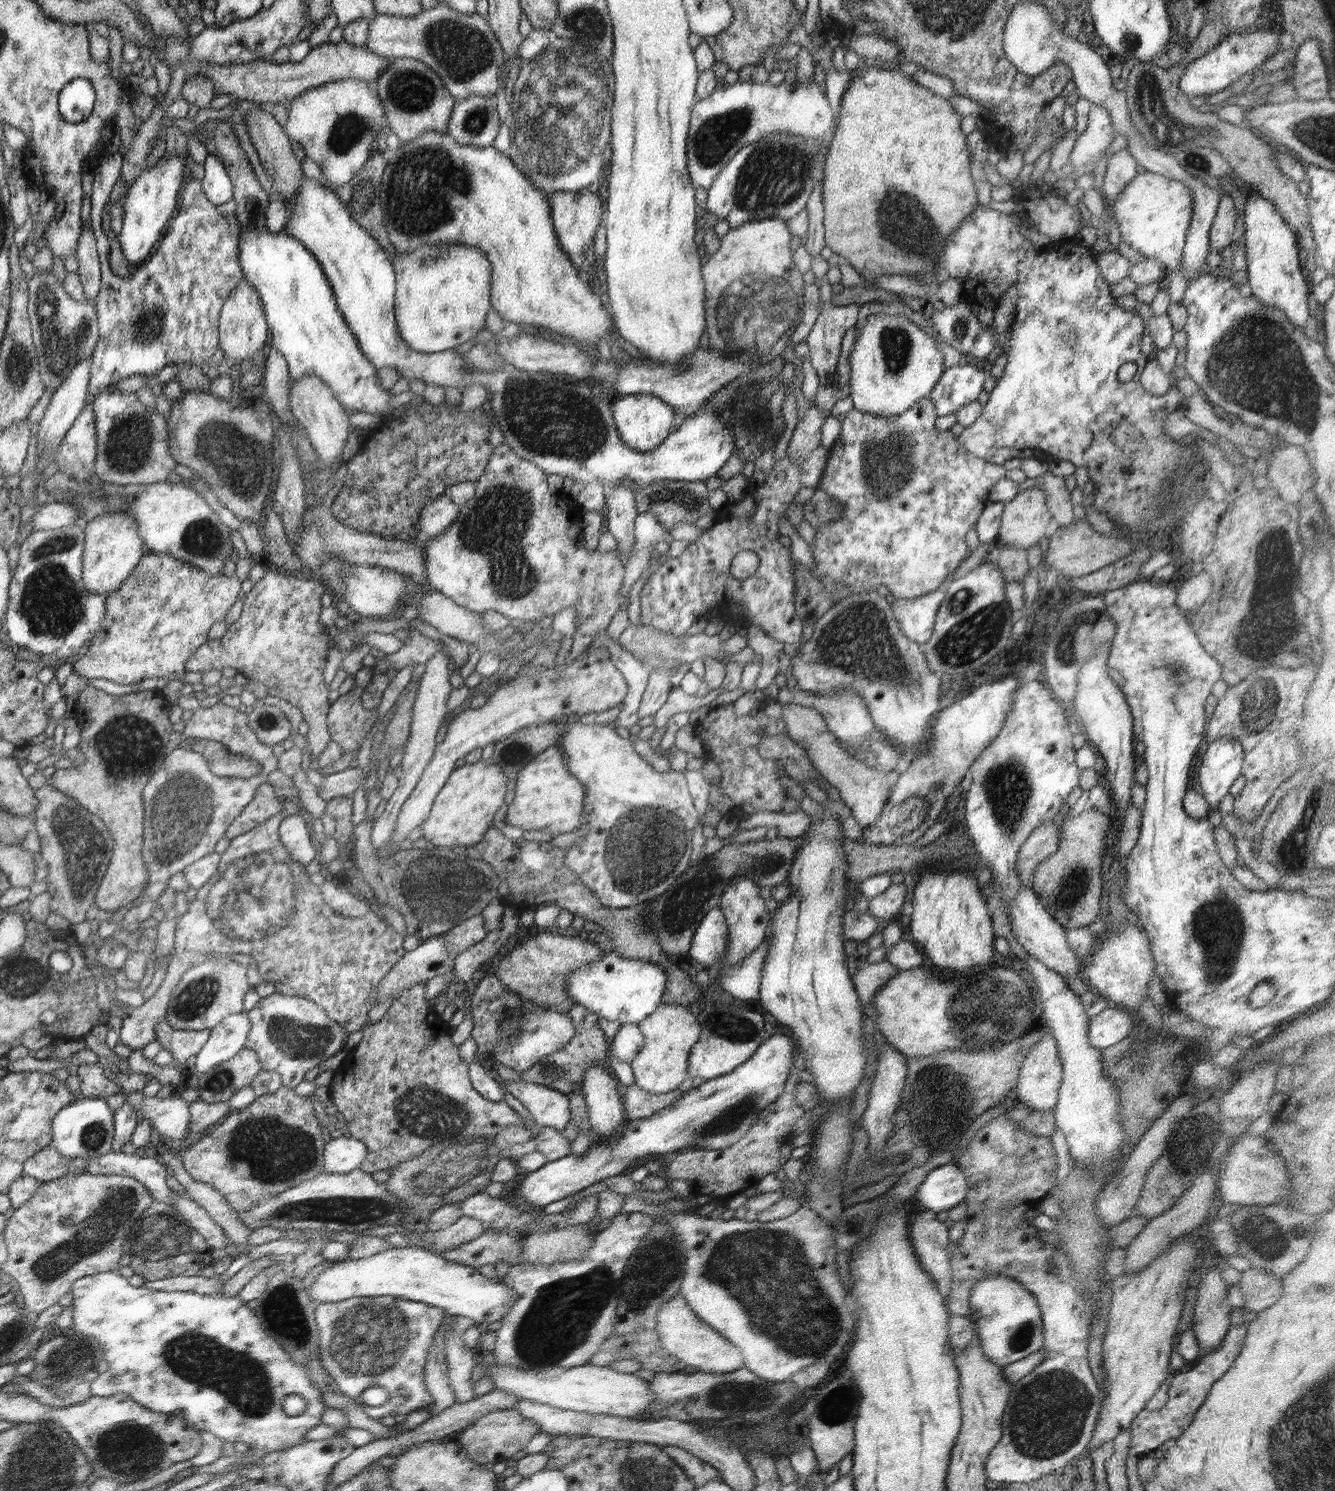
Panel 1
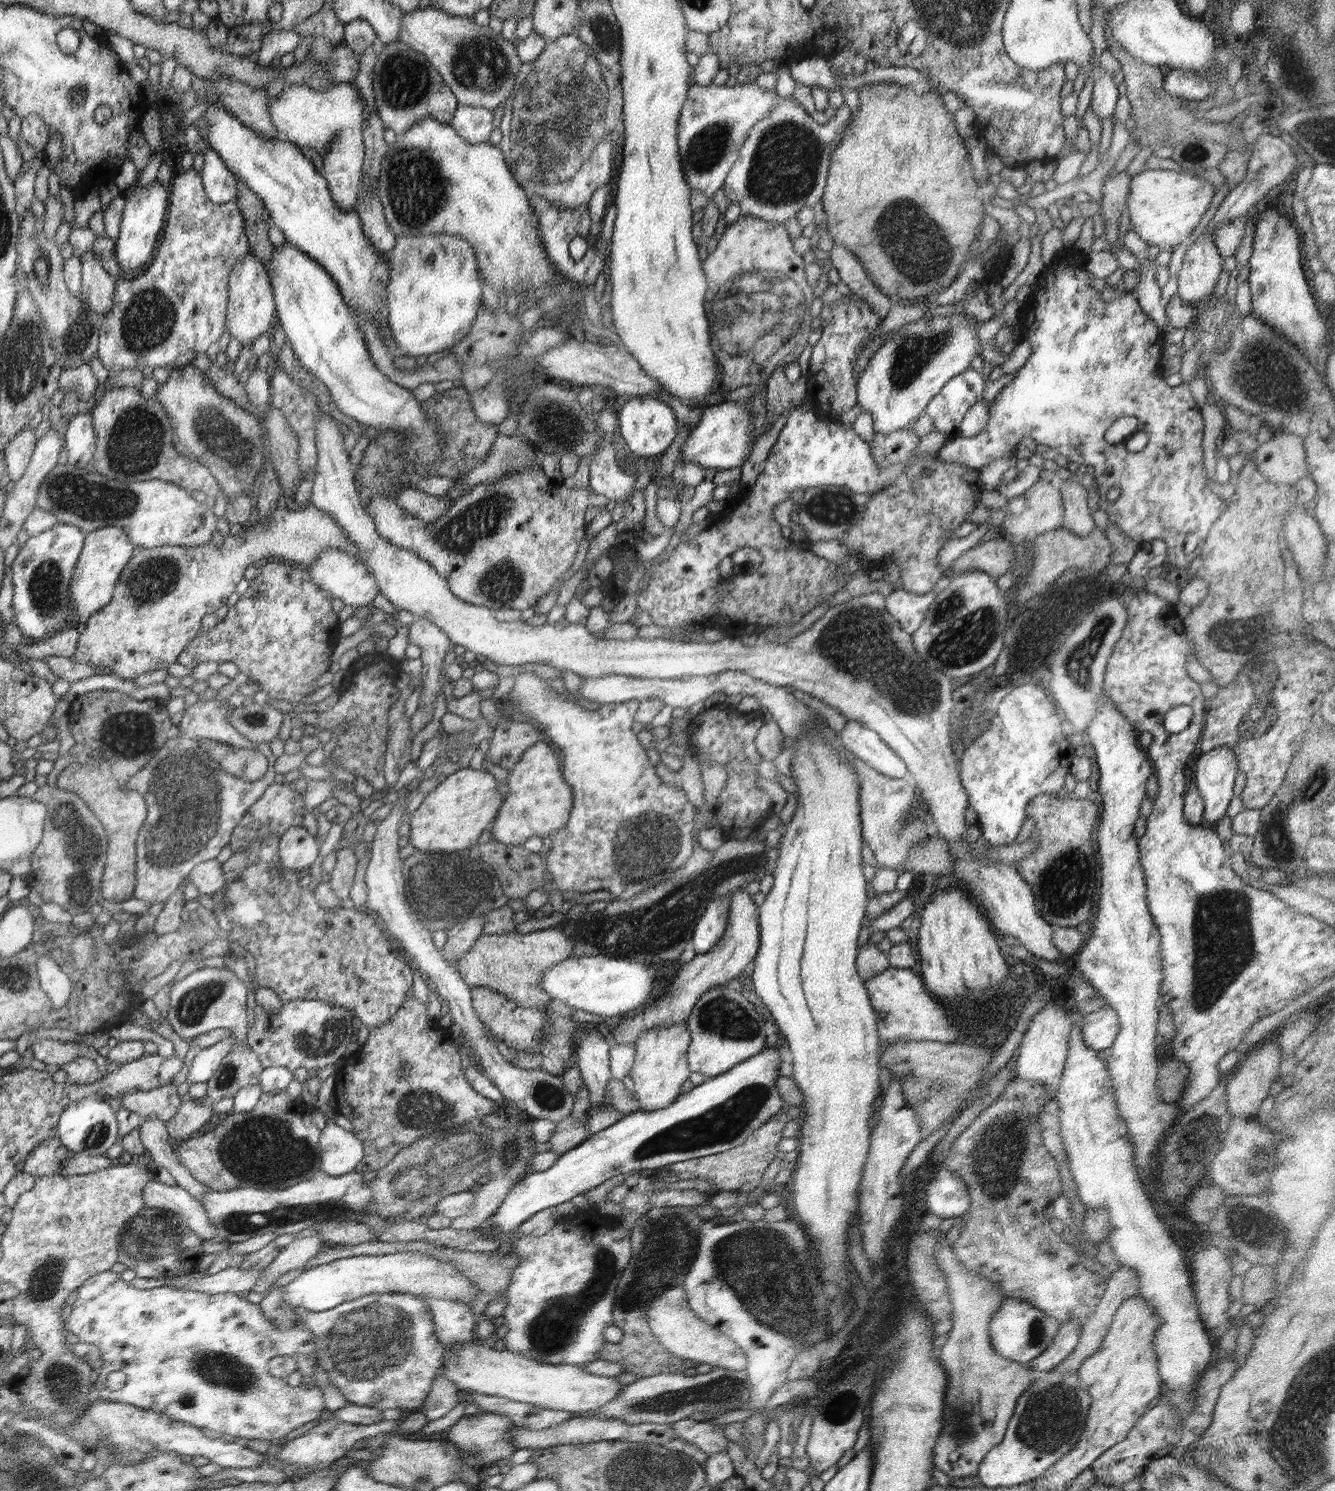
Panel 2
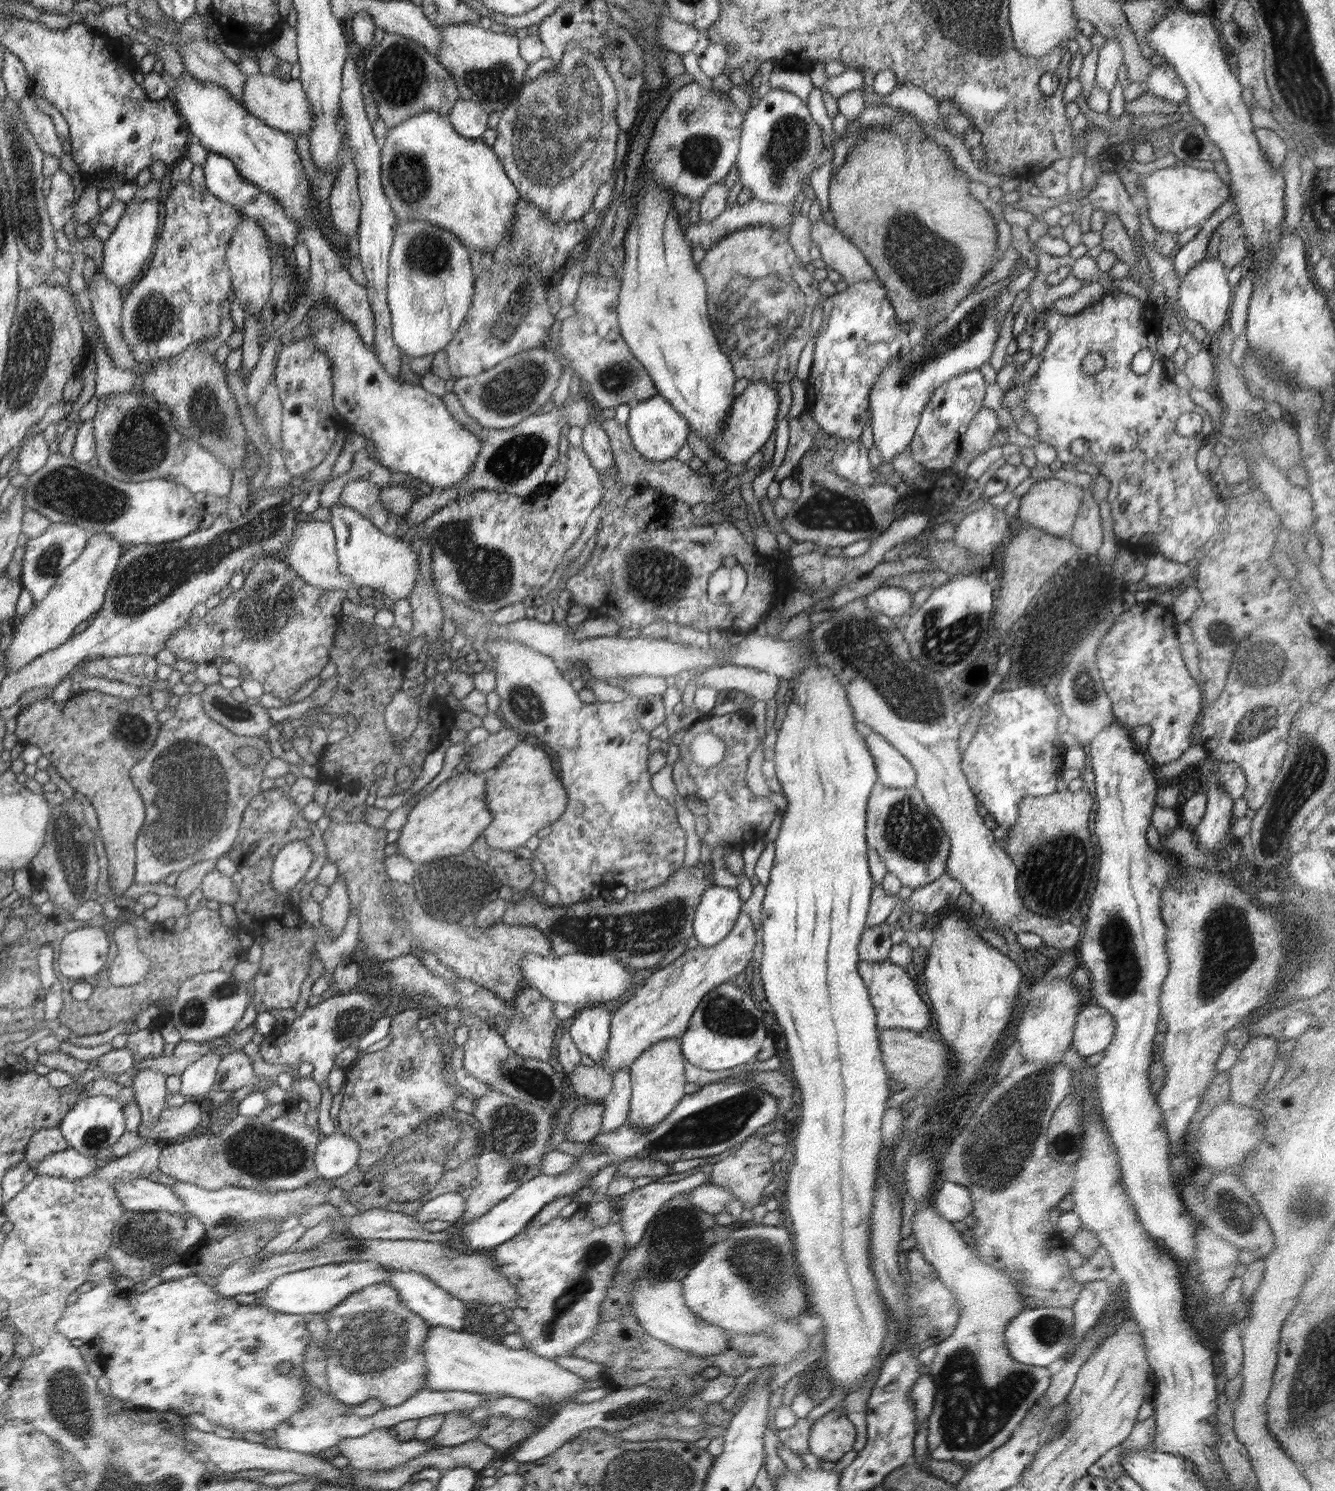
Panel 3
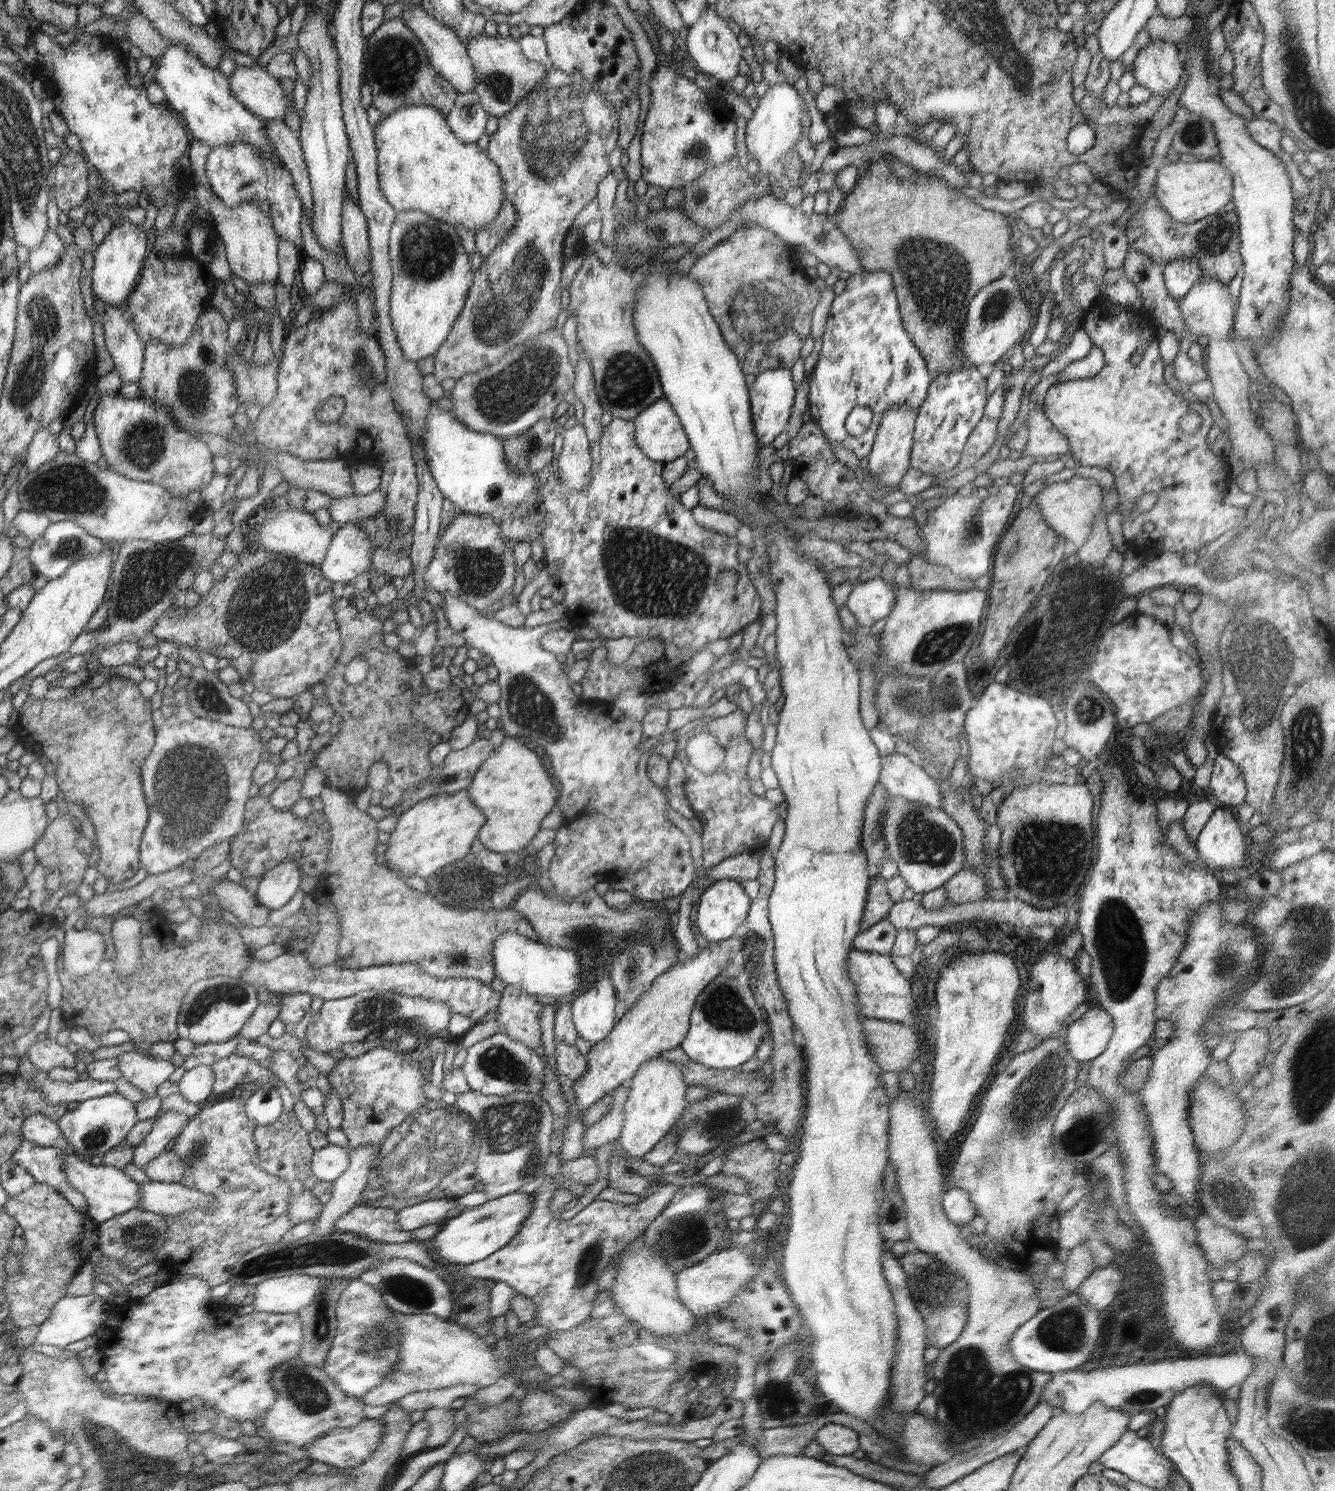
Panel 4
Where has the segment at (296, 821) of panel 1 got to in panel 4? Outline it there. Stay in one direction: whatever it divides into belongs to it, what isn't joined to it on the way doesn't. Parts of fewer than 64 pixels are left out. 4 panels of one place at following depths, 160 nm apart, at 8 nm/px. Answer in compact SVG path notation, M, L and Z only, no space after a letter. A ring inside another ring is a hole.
M282 862L261 877L254 896L270 911L282 908L300 888L302 871L296 862Z

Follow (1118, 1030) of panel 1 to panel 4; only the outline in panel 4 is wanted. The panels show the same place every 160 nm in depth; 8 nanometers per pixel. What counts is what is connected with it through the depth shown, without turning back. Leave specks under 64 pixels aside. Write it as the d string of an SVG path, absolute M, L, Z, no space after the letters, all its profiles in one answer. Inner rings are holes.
M1100 1006L1089 1010L1067 1028L1067 1048L1081 1064L1100 1056L1111 1039L1112 1017Z

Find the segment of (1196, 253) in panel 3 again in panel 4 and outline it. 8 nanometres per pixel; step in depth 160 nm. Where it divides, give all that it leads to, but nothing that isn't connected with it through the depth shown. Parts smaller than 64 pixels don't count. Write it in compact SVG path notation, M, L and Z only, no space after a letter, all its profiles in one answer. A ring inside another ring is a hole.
M1185 258L1163 264L1163 275L1170 296L1182 300L1203 275L1203 270L1196 259Z

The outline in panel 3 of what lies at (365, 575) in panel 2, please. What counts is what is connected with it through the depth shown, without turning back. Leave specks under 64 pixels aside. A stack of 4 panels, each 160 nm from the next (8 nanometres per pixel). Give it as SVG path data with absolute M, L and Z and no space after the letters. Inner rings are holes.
M304 516L300 518L293 535L278 554L278 557L296 574L302 576L314 587L320 587L324 591L347 592L351 586L351 580L339 570L339 555L336 548L335 529L330 521L320 521Z

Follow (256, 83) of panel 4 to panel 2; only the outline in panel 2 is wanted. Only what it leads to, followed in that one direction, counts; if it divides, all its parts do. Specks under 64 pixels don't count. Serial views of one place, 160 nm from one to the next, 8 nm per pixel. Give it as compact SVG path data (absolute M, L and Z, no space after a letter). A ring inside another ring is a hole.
M354 83L334 84L323 91L304 84L286 86L280 97L270 99L270 112L281 137L300 148L312 148L322 156L323 177L327 178L332 198L340 208L354 209L360 196L359 184L365 166L362 144L364 104Z

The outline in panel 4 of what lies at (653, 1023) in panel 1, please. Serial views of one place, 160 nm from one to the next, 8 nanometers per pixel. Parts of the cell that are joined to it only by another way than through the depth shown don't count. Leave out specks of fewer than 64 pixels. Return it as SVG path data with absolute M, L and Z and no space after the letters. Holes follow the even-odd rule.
M655 1057L642 1064L640 1070L628 1083L629 1095L624 1105L624 1124L621 1137L618 1142L622 1145L622 1149L628 1154L628 1159L632 1164L641 1168L641 1158L650 1152L662 1137L671 1132L671 1128L677 1124L677 1120L681 1117L683 1110L689 1105L686 1101L686 1092L688 1092L689 1084L684 1080L684 1075L678 1064L668 1062L668 1060Z

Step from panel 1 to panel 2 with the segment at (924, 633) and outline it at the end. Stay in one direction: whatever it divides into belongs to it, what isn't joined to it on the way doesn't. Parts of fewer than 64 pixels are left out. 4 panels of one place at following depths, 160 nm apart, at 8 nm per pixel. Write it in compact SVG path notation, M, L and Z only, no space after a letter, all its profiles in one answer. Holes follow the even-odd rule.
M897 590L885 597L885 603L888 612L912 635L924 622L925 614L936 597L934 592L918 595Z

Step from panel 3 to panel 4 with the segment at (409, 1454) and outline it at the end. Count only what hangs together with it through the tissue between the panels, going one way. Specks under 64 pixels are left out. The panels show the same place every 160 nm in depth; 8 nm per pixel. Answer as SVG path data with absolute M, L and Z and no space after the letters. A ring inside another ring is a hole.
M366 1418L357 1426L331 1430L302 1448L310 1454L310 1460L351 1468L367 1461L379 1448L382 1426L378 1419Z

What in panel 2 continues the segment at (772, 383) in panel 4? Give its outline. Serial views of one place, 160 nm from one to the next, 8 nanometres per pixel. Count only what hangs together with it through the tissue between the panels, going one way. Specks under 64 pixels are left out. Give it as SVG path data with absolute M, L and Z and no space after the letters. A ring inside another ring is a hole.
M723 401L716 405L702 408L702 416L698 424L691 429L688 439L682 446L682 459L684 462L700 464L702 468L728 470L743 464L753 450L753 435L750 430L750 411L744 402Z

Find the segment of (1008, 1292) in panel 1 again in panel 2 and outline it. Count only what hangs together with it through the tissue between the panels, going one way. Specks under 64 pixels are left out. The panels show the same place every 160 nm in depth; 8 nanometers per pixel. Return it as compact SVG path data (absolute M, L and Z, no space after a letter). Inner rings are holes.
M1006 1297L1006 1300L1001 1304L1000 1310L989 1322L988 1337L990 1337L990 1343L1000 1356L1015 1363L1026 1365L1048 1349L1048 1346L1051 1346L1054 1336L1061 1327L1060 1323L1046 1315L1042 1310L1018 1298Z

